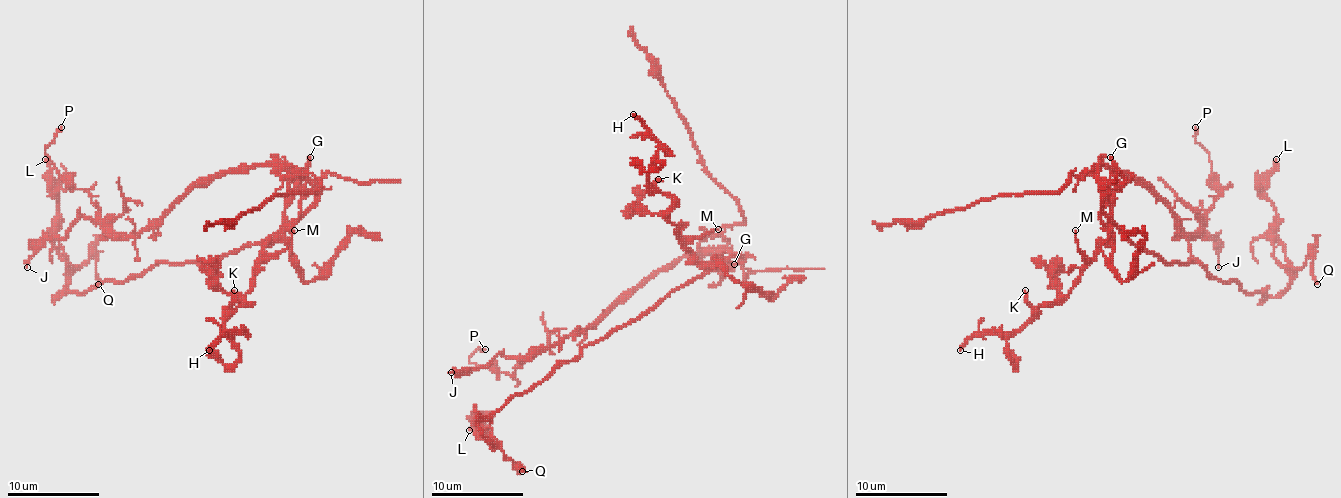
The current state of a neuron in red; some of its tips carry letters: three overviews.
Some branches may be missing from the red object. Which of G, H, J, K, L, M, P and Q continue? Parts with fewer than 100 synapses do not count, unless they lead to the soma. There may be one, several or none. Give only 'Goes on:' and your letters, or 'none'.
Goes on: none

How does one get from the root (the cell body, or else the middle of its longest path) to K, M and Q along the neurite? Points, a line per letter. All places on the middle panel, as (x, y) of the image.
K: (709, 273), (709, 266), (704, 266), (679, 239), (679, 229), (670, 220), (672, 199), (653, 186), (658, 179)
M: (709, 273), (709, 266), (704, 266), (686, 245), (718, 229)
Q: (709, 273), (672, 289), (635, 319), (589, 342), (577, 356), (559, 363), (478, 423), (478, 430), (522, 471)

